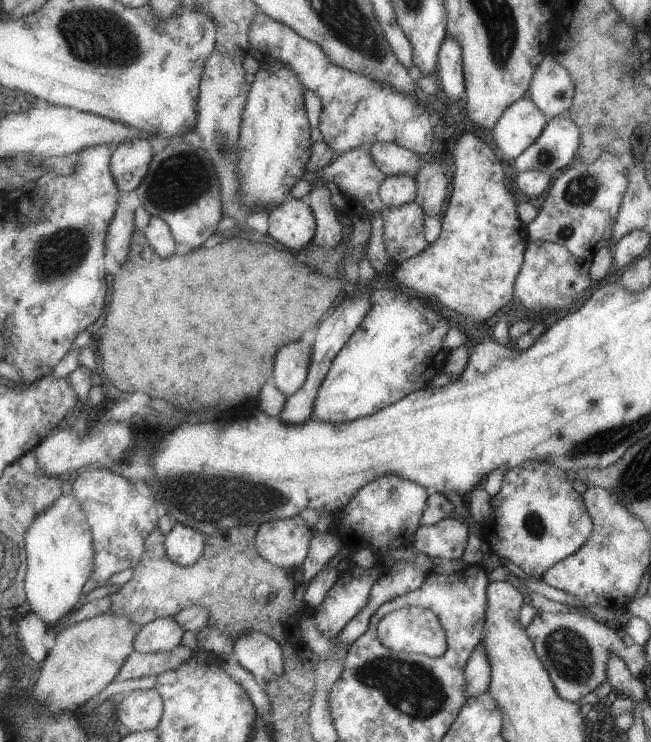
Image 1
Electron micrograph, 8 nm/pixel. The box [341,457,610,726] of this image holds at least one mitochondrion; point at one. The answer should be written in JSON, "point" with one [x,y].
{"point":[413,689]}

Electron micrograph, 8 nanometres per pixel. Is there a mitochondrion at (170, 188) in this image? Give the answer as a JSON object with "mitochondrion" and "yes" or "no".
{"mitochondrion":"yes"}

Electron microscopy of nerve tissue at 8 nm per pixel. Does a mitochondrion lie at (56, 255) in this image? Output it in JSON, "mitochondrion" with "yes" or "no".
{"mitochondrion":"yes"}

